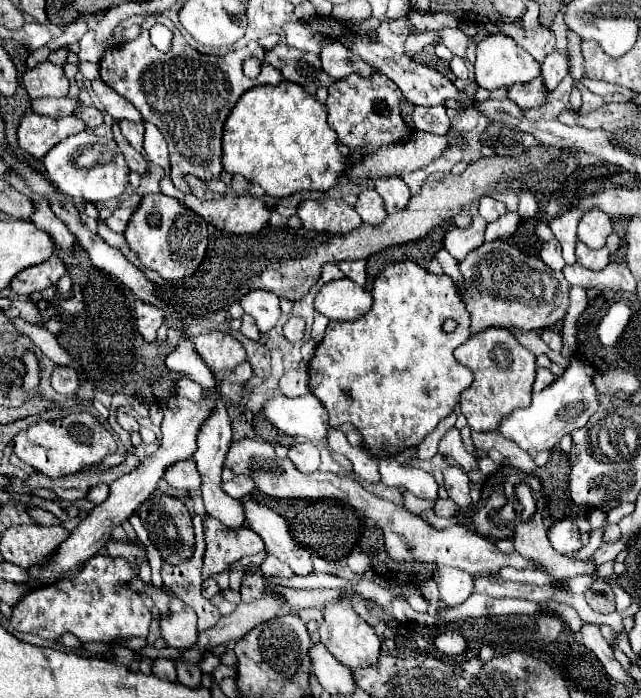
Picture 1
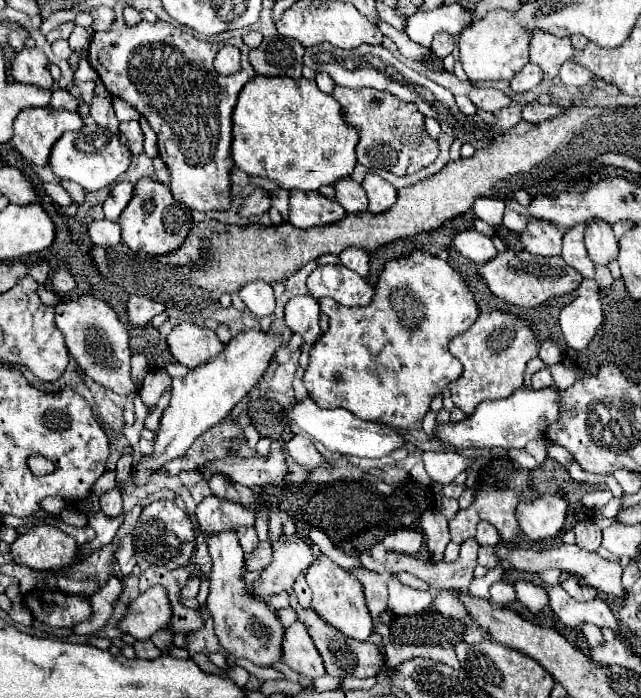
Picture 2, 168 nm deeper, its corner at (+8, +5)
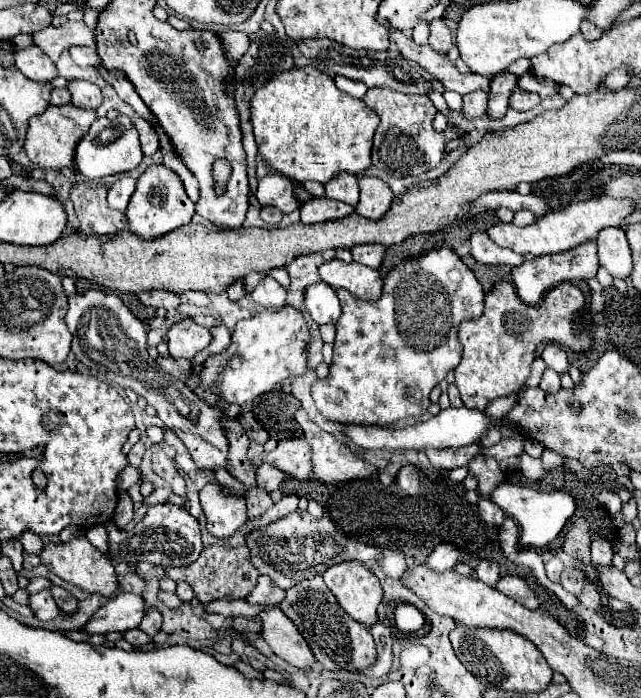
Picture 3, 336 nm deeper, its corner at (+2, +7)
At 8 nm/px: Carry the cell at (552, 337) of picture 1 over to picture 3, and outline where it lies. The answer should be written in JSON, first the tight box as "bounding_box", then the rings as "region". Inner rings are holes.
{"bounding_box":[542,342,568,372],"region":[[[550,342],[544,352],[542,352],[542,360],[546,362],[548,368],[556,370],[556,372],[566,372],[568,370],[568,356],[566,356],[566,350],[556,344],[556,342]]]}

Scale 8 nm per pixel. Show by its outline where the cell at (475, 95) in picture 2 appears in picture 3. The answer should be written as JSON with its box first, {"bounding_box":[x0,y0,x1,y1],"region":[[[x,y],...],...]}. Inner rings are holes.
{"bounding_box":[464,90,488,118],"region":[[[476,90],[476,92],[466,94],[464,96],[464,114],[468,118],[482,116],[486,112],[486,98],[488,98],[486,90]]]}

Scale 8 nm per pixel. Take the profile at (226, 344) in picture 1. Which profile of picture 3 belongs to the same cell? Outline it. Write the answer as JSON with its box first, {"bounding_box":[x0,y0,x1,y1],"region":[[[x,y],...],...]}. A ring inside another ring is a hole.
{"bounding_box":[168,320,210,360],"region":[[[182,320],[168,330],[168,350],[172,358],[192,360],[198,352],[210,346],[210,328],[196,324],[194,320]]]}

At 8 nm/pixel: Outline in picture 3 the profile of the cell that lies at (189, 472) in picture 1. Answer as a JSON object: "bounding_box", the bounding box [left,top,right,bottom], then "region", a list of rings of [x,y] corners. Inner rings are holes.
{"bounding_box":[250,438,312,482],"region":[[[304,438],[280,440],[272,452],[262,452],[262,454],[254,456],[250,462],[254,468],[260,468],[262,464],[276,466],[288,478],[298,480],[298,482],[310,480],[310,472],[312,472],[310,446]]]}

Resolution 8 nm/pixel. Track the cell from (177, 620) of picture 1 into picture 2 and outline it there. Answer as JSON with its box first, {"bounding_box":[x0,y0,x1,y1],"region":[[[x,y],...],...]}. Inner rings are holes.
{"bounding_box":[118,586,172,640],"region":[[[152,586],[128,604],[128,614],[118,622],[118,628],[136,640],[148,640],[156,630],[168,628],[170,618],[172,610],[166,590],[162,586]]]}

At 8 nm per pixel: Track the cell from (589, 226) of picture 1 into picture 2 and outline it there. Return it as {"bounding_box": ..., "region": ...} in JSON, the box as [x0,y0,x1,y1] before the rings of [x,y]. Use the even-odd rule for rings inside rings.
{"bounding_box":[584,220,618,266],"region":[[[604,220],[594,222],[584,232],[586,250],[594,264],[608,266],[612,260],[618,258],[618,240],[614,238],[612,226]]]}

